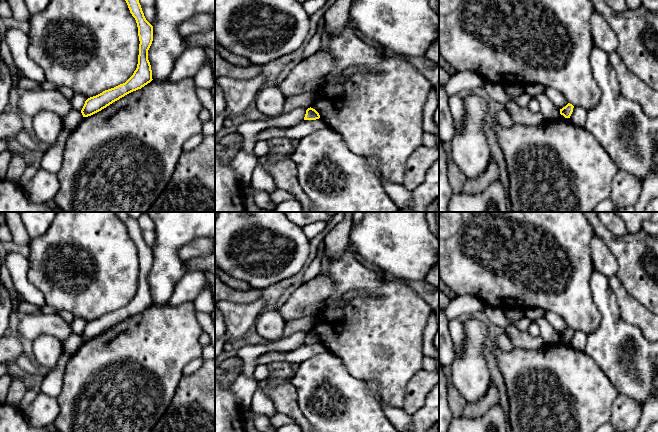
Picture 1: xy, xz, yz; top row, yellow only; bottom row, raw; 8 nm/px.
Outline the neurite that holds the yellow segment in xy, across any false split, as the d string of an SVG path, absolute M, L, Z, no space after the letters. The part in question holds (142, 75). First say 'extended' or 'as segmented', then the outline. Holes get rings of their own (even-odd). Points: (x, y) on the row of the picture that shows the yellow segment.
as segmented; M139 0L125 1L138 27L140 44L137 68L125 83L88 98L81 110L83 117L88 117L101 111L113 102L141 89L153 80L151 65L148 60L148 50L153 41L153 26L146 20Z

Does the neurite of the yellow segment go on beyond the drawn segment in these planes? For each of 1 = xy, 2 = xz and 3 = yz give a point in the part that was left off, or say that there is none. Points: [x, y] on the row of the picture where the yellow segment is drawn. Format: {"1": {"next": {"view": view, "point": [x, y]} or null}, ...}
{"1": {"next": null}, "2": {"next": null}, "3": {"next": null}}

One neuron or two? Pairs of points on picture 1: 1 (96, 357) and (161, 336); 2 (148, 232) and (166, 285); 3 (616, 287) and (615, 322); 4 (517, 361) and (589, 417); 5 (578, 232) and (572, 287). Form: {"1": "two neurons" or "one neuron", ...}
{"1": "one neuron", "2": "two neurons", "3": "two neurons", "4": "one neuron", "5": "one neuron"}

